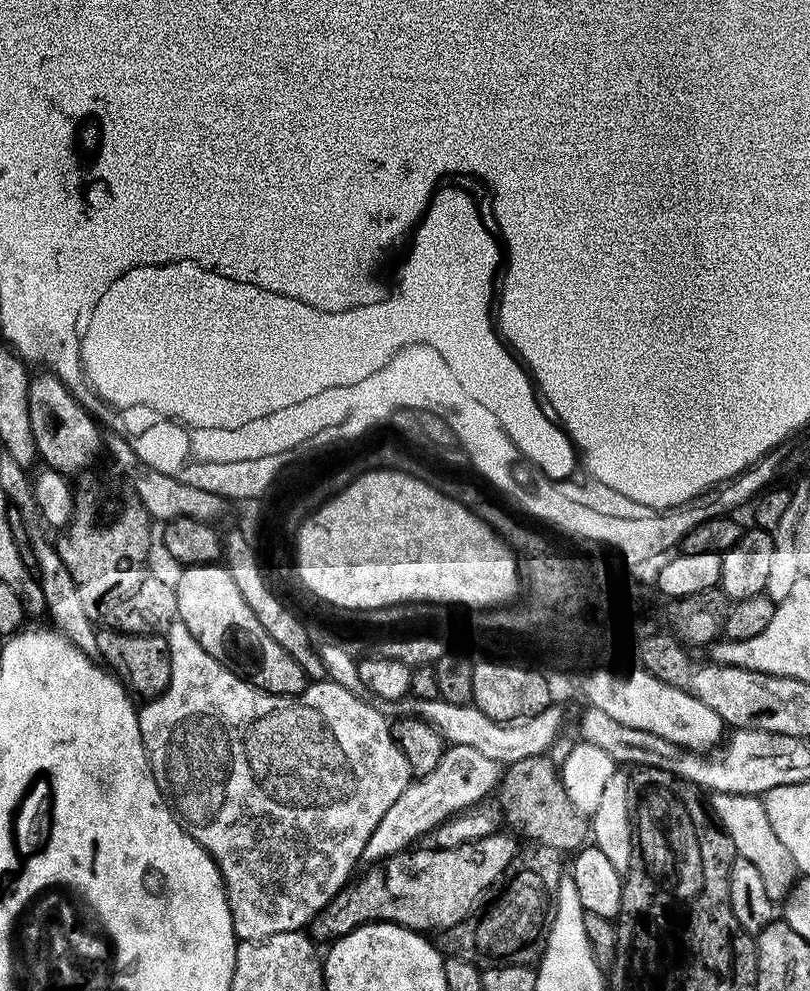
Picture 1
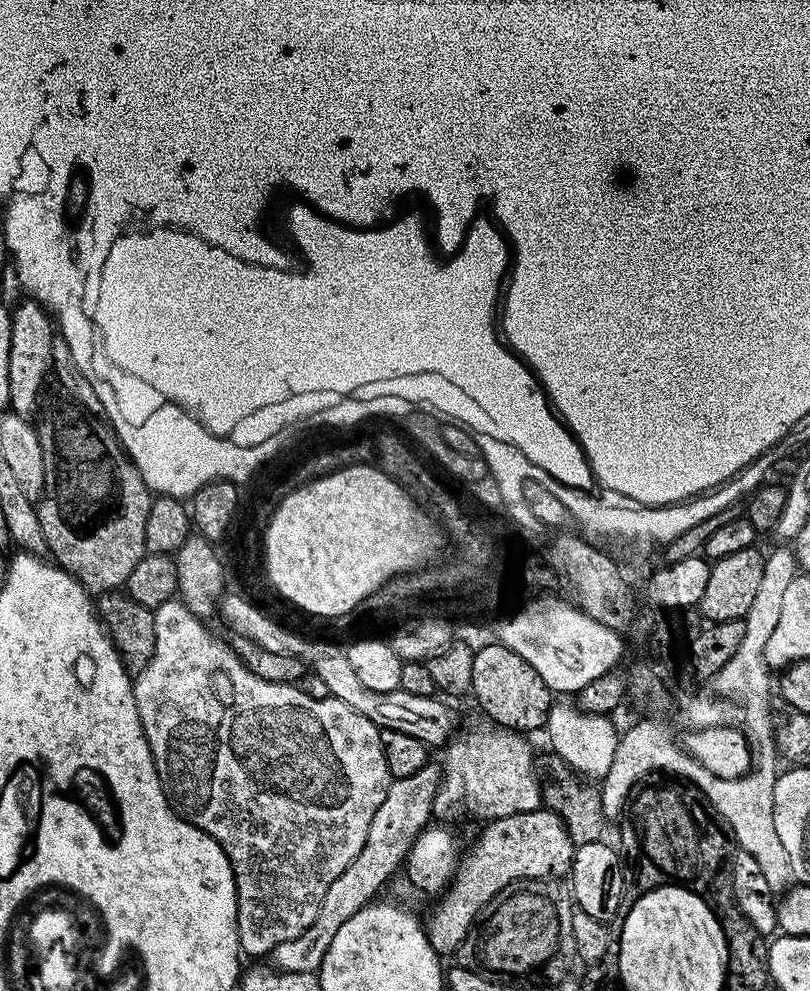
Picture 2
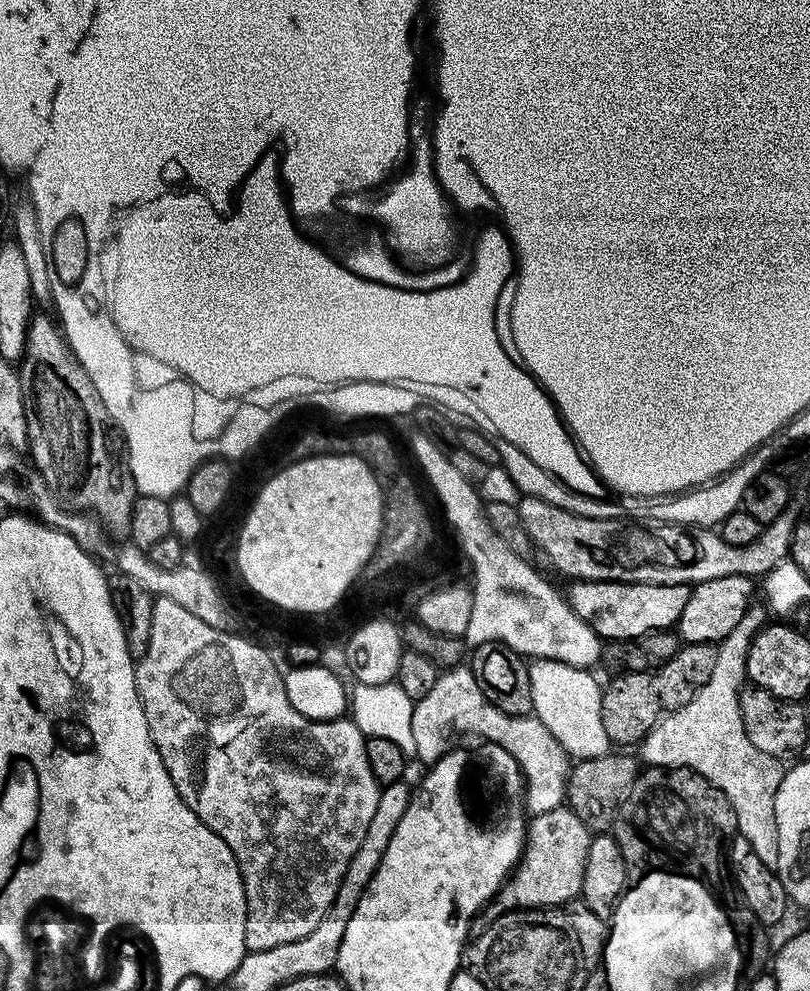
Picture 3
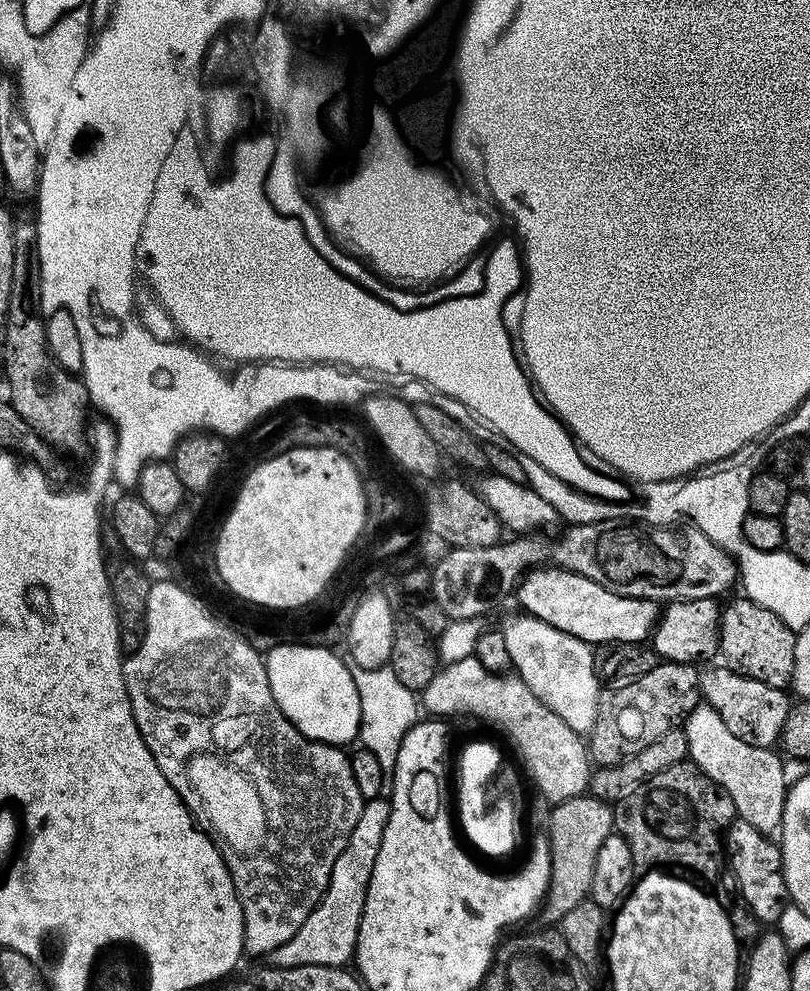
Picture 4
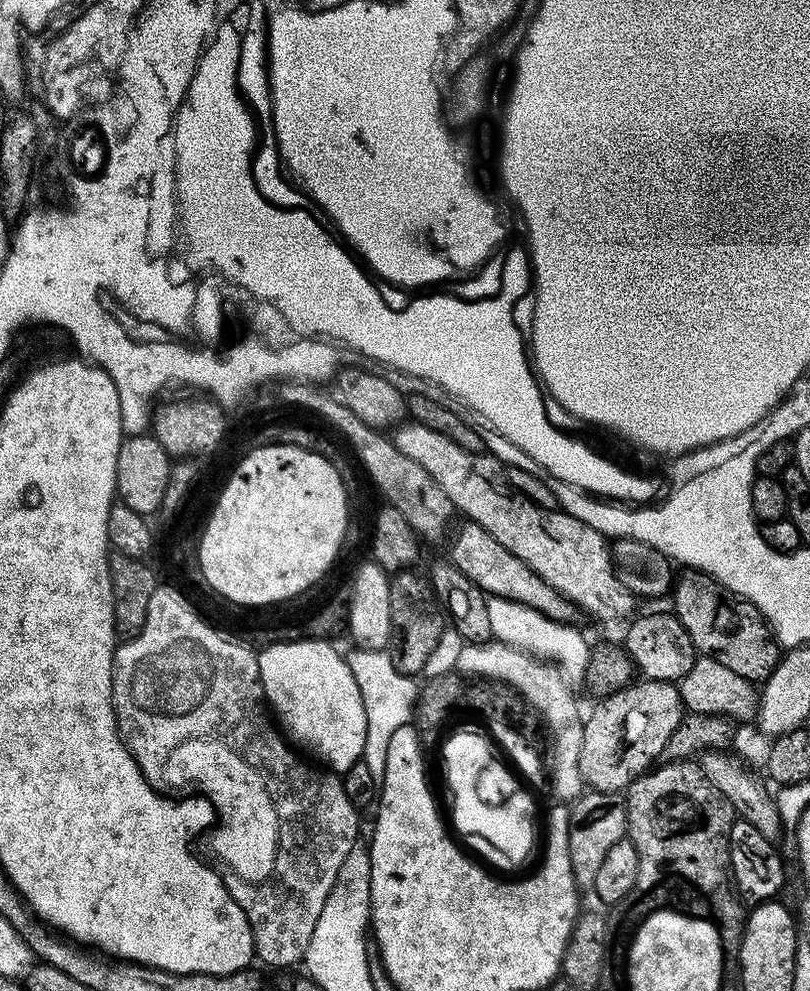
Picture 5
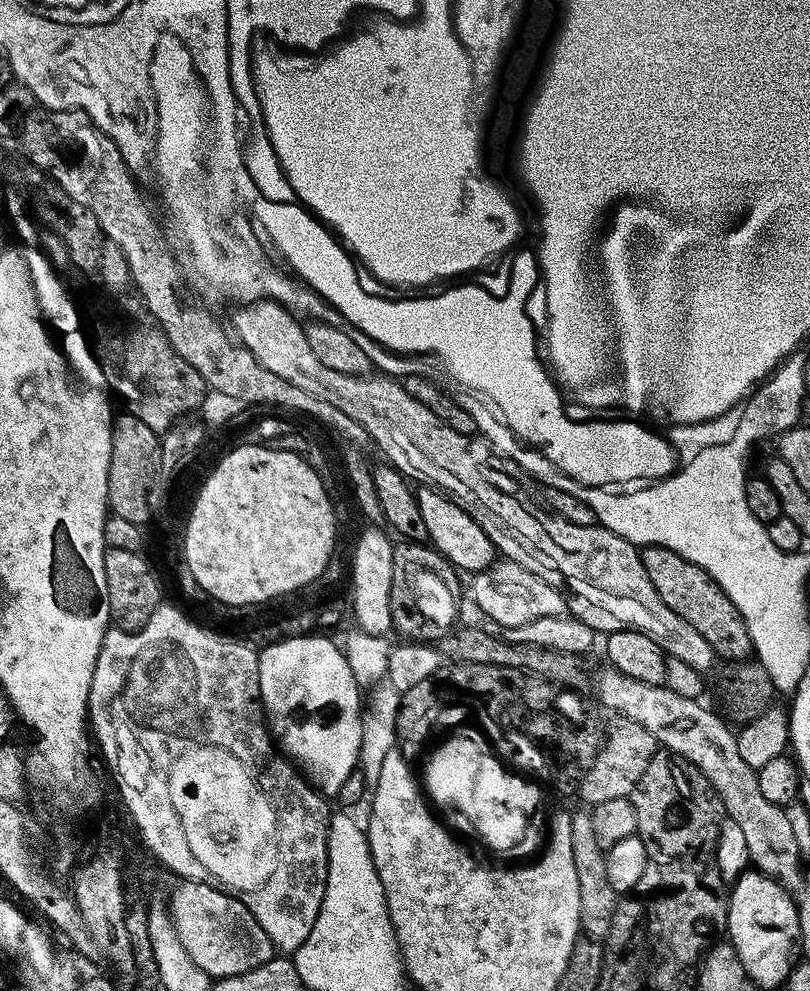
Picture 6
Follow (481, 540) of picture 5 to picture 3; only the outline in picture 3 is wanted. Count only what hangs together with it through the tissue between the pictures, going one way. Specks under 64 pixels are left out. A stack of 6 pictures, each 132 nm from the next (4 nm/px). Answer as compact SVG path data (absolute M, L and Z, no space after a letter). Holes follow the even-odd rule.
M581 580L571 586L566 599L574 614L608 642L636 642L649 633L671 629L679 621L690 591L687 584L619 584L613 580Z

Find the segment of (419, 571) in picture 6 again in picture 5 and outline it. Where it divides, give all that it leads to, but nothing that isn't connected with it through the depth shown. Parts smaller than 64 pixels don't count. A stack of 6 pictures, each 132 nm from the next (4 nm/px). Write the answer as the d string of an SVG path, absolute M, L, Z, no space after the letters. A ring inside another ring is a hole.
M401 570L395 573L391 577L388 589L392 623L390 655L394 666L402 675L416 678L423 673L434 646L438 646L438 638L442 638L446 616L441 605L440 608L436 605L437 593L430 587L429 581L423 575L420 577L416 570Z

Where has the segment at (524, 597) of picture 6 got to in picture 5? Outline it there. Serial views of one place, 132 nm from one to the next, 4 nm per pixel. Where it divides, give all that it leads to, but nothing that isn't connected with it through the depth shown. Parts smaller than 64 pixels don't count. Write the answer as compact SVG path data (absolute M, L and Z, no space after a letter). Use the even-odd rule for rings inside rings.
M501 596L491 597L488 605L492 634L499 643L520 648L531 656L539 656L541 660L557 665L569 681L583 681L590 644L584 641L584 636L578 629L572 628L576 626L563 620L552 620L530 606L522 606L522 602Z

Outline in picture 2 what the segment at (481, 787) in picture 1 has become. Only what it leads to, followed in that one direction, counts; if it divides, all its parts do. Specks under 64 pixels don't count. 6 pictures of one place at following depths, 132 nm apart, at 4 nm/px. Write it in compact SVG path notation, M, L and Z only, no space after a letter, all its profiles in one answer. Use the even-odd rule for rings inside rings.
M429 762L424 764L422 770L418 770L416 774L392 781L387 788L385 801L378 806L378 811L370 822L369 833L362 850L326 890L326 897L322 900L317 918L298 938L282 942L282 946L278 946L270 953L271 963L277 969L292 973L319 971L321 960L329 950L330 943L334 942L339 927L377 897L375 895L390 876L399 866L401 869L417 837L429 825L431 821L429 818L433 815L433 800L440 788L441 775L441 765Z

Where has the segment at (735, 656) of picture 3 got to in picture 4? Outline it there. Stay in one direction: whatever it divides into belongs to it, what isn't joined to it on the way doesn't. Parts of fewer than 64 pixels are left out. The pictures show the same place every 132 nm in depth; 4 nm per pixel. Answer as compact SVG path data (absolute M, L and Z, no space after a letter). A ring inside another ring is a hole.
M703 702L697 704L682 727L691 763L730 794L739 819L750 822L750 826L762 830L767 836L775 837L782 826L784 803L790 787L783 781L784 760L779 755L776 757L772 748L750 746L742 742L742 738L734 738L726 722L718 718L718 710Z

